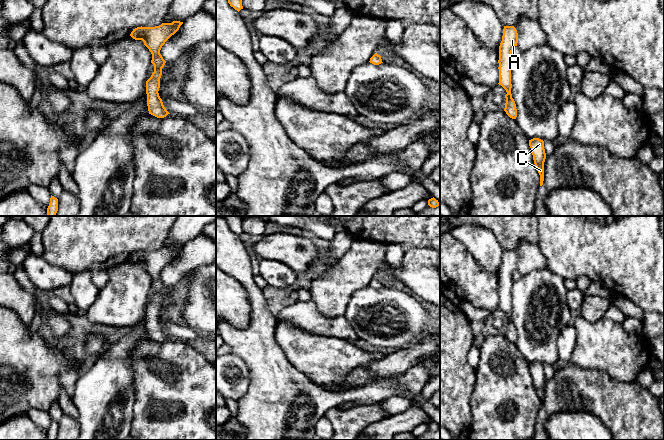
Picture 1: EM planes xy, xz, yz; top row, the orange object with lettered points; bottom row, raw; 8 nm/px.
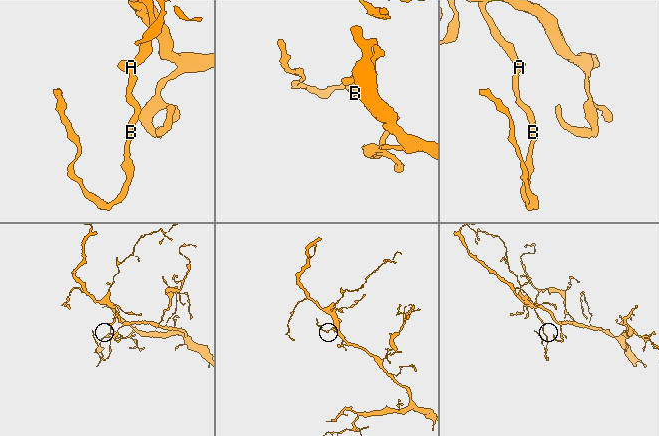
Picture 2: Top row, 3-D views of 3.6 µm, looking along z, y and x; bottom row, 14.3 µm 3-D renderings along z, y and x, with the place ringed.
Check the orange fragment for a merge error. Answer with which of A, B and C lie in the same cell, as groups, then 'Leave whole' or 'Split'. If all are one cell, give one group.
Groups: A / B C. Split

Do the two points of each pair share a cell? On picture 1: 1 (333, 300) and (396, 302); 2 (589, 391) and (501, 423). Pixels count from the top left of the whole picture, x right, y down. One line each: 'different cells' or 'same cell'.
1: different cells
2: different cells

